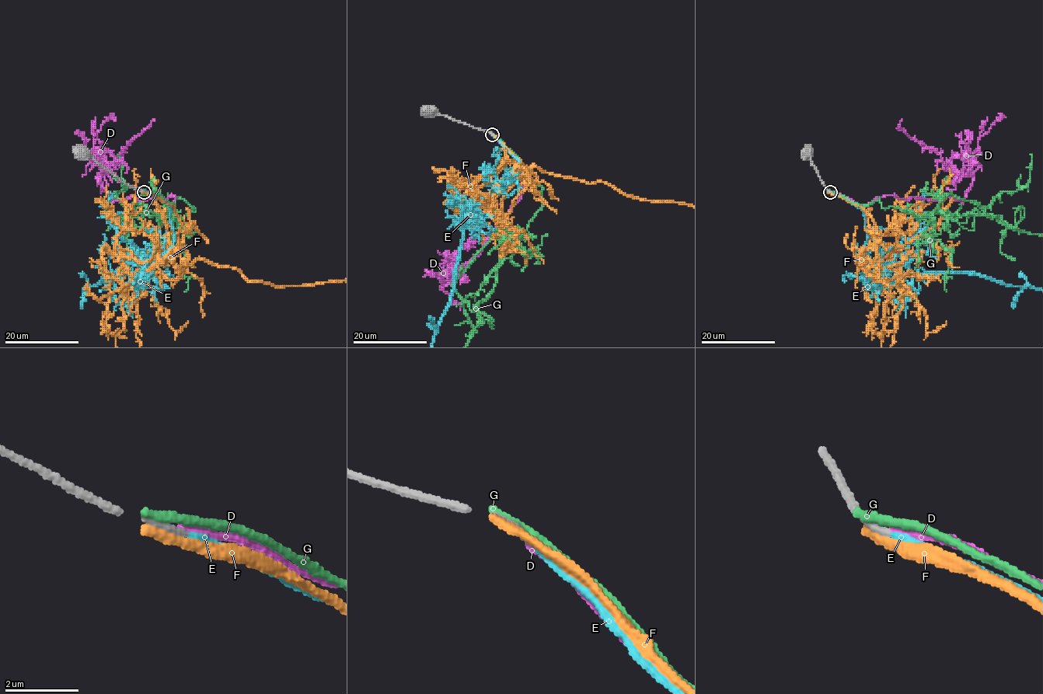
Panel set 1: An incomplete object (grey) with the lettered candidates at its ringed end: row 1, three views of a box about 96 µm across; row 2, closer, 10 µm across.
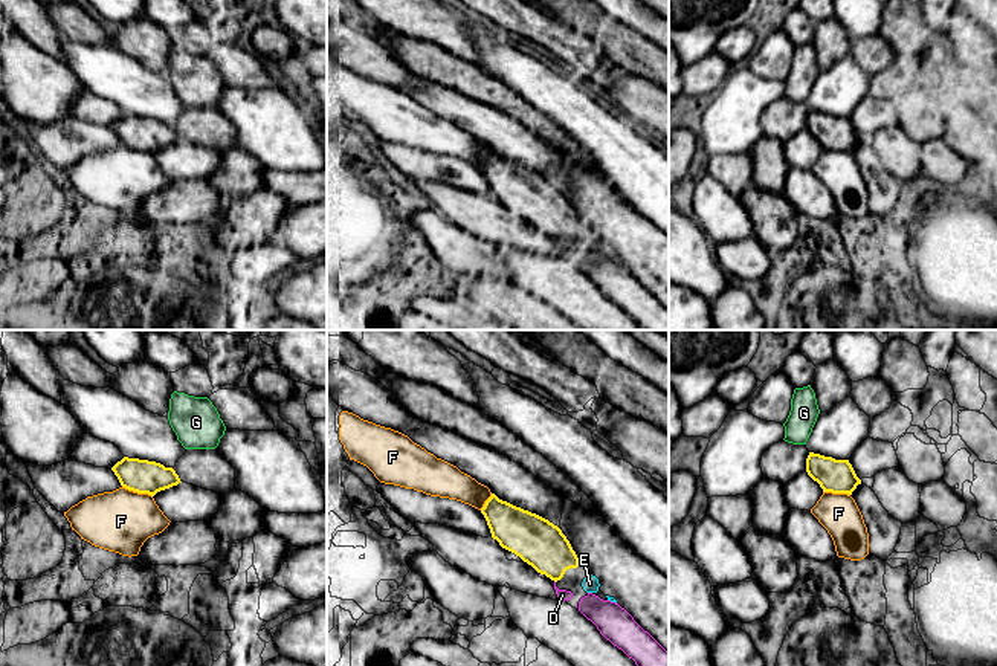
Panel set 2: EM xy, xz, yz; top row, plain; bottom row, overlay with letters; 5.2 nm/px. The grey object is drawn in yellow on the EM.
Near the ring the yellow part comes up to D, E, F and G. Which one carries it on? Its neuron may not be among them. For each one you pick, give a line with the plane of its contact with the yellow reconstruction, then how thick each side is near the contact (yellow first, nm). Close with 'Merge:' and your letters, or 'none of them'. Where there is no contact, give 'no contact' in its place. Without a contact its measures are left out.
E: no contact
Merge: E

